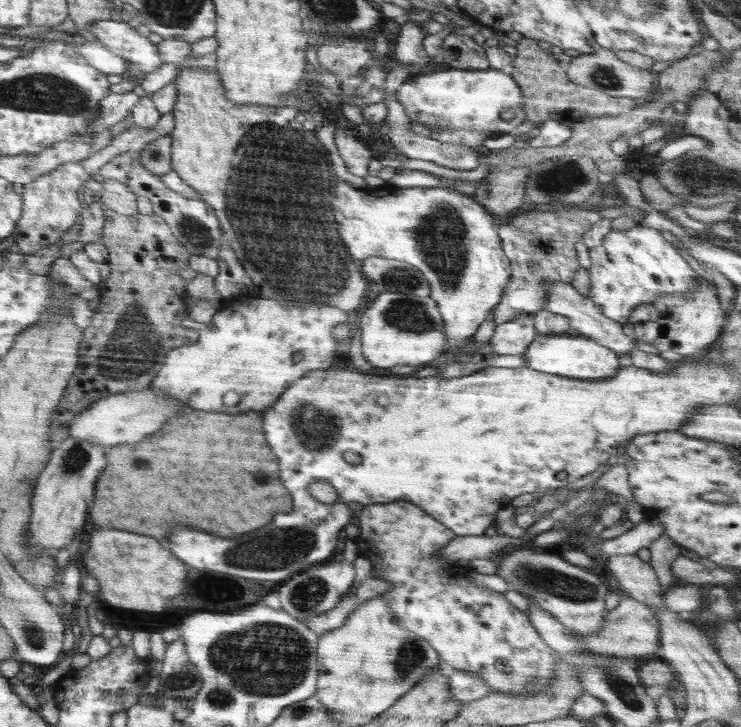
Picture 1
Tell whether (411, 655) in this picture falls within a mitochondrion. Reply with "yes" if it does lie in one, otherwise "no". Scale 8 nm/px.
yes

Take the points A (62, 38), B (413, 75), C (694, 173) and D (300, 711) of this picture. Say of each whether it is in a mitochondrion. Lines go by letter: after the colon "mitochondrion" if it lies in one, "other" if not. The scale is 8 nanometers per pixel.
A: other
B: other
C: mitochondrion
D: mitochondrion

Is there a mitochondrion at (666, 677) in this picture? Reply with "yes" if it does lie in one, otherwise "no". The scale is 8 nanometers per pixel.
no

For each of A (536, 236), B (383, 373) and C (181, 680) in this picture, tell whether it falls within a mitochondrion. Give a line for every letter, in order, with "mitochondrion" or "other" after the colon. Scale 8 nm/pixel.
A: mitochondrion
B: other
C: mitochondrion

